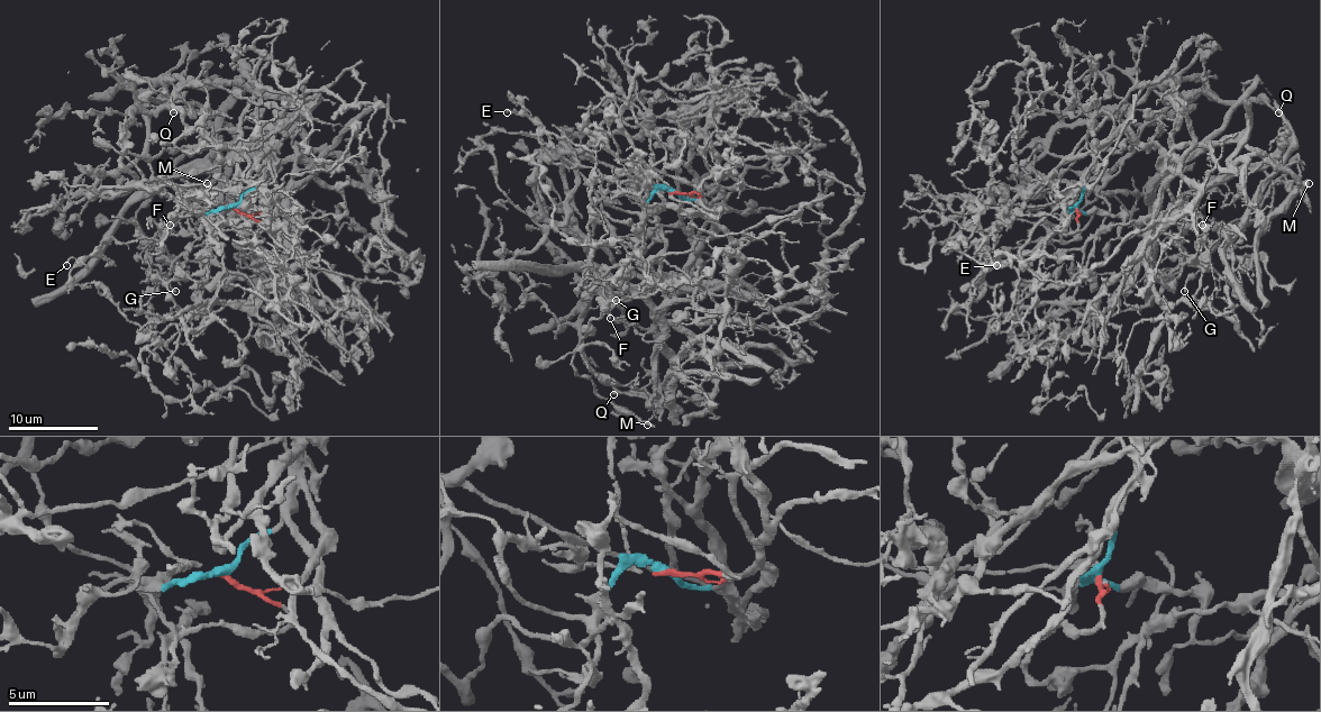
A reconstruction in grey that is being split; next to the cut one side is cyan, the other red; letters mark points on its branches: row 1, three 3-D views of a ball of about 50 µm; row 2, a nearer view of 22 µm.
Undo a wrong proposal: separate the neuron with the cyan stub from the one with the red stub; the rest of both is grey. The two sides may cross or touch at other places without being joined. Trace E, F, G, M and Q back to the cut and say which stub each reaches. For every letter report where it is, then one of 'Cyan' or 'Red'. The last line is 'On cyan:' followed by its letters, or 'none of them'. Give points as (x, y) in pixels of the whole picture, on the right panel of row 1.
E: Place: (996, 265). Cyan
F: Place: (1202, 225). Cyan
G: Place: (1184, 291). Red
M: Place: (1309, 183). Red
Q: Place: (1278, 112). Red
On cyan: E, F

